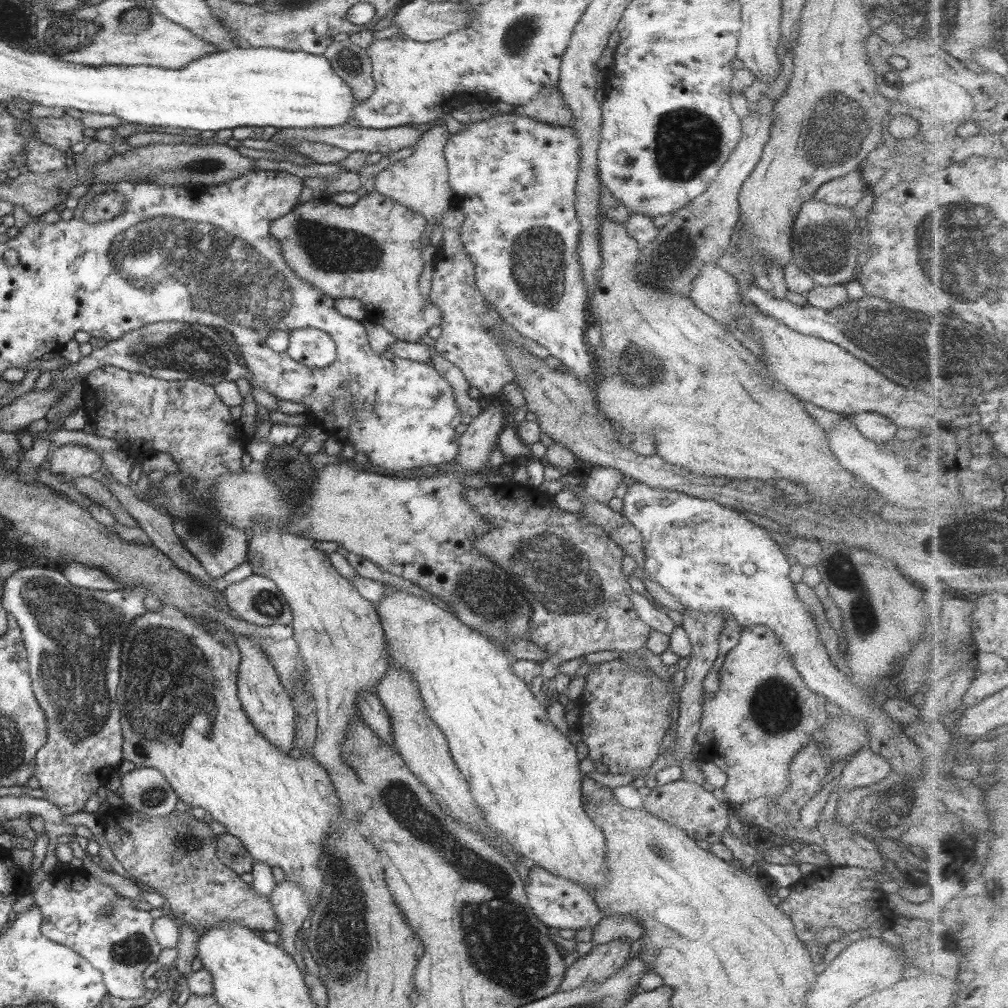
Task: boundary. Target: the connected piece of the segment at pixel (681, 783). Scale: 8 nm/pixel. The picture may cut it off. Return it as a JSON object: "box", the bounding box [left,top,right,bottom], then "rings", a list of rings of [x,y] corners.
{"box":[644,779,729,845],"rings":[[[680,779],[676,782],[655,787],[650,794],[644,796],[644,810],[662,819],[664,823],[679,828],[694,840],[705,840],[711,845],[721,842],[729,828],[729,804],[726,800],[719,800],[702,786]]]}

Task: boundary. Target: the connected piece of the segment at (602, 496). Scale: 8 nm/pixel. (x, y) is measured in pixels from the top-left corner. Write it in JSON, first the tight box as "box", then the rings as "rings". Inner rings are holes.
{"box":[584,466,624,504],"rings":[[[597,466],[584,480],[585,494],[596,502],[606,504],[615,496],[614,490],[622,483],[624,473],[615,468]]]}

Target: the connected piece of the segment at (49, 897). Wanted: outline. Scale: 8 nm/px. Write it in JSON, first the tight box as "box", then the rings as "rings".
{"box":[31,868,163,1000],"rings":[[[56,868],[31,891],[42,916],[41,933],[46,938],[70,947],[99,970],[107,992],[114,997],[132,1000],[144,995],[144,980],[157,965],[163,949],[154,934],[155,919],[150,911],[138,909],[132,899],[121,897],[84,868]]]}

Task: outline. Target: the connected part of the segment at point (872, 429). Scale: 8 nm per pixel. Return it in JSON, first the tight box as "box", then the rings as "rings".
{"box":[850,412,899,444],"rings":[[[864,412],[850,416],[850,418],[852,419],[852,425],[856,426],[868,440],[876,444],[888,442],[896,438],[899,426],[885,416]]]}

